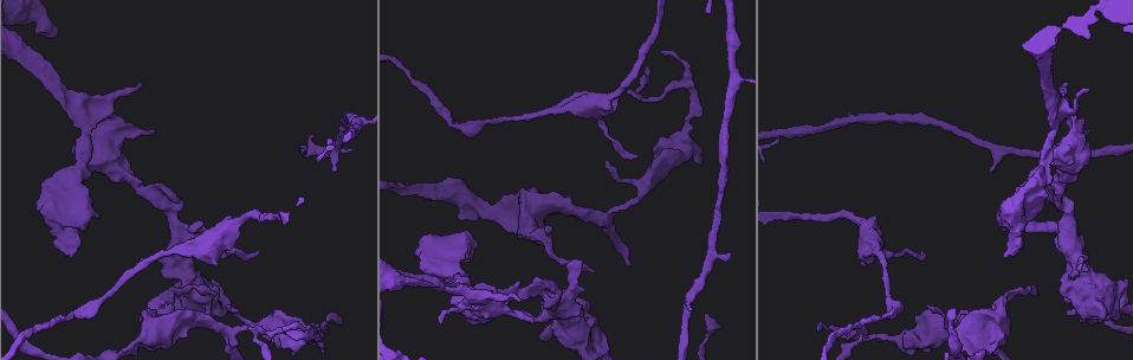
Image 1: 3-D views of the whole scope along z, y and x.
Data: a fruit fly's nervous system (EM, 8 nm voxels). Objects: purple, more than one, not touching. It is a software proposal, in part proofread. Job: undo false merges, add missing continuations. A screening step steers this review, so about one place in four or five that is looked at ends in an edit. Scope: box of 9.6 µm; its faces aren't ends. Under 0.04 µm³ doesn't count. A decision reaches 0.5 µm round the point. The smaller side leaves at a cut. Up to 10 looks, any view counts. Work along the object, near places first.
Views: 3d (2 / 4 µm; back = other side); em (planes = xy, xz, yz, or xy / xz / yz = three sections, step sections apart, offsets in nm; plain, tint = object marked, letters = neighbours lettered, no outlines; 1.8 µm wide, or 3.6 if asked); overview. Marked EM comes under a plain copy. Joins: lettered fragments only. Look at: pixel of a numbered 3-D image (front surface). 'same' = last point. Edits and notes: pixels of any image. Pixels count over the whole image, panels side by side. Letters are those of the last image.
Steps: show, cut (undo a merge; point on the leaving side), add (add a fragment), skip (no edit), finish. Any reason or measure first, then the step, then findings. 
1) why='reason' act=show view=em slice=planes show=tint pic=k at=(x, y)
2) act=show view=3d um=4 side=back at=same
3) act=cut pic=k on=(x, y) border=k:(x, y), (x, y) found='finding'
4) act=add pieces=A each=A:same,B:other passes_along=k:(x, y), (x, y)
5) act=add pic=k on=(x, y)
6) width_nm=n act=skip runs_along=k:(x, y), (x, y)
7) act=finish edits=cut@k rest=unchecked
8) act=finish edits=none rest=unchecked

why='calibre changes' act=show view=3d um=4 side=back pic=1 at=(998, 306)

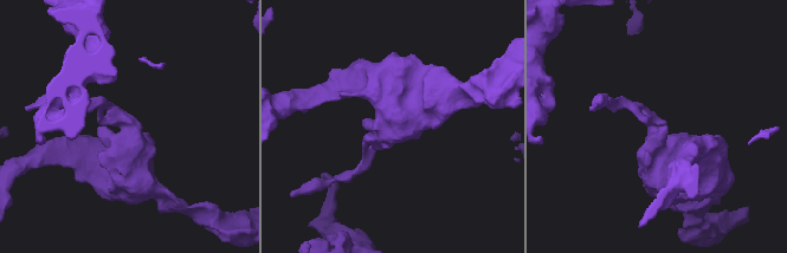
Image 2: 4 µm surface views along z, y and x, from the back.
why='shape alone is not enough' act=show view=em slice=planes show=tint pic=2 at=(655, 126)

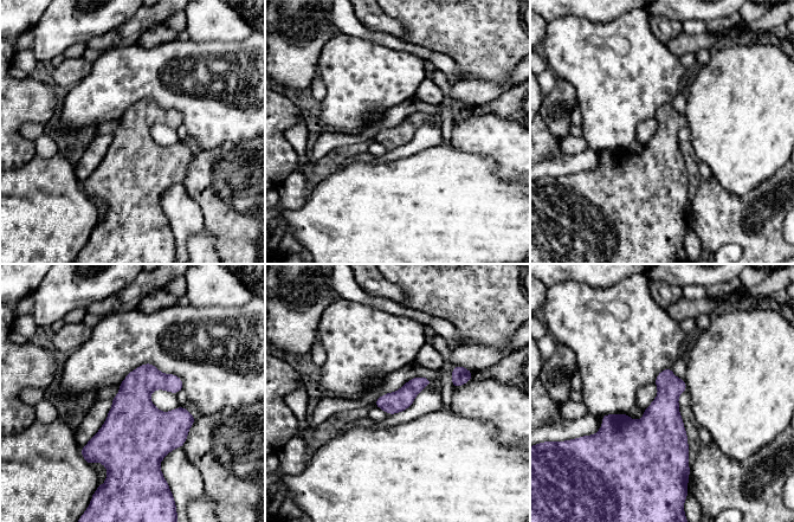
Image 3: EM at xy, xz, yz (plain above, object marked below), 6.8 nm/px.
why='see the neighbours' act=show view=em slice=planes show=letters at=same

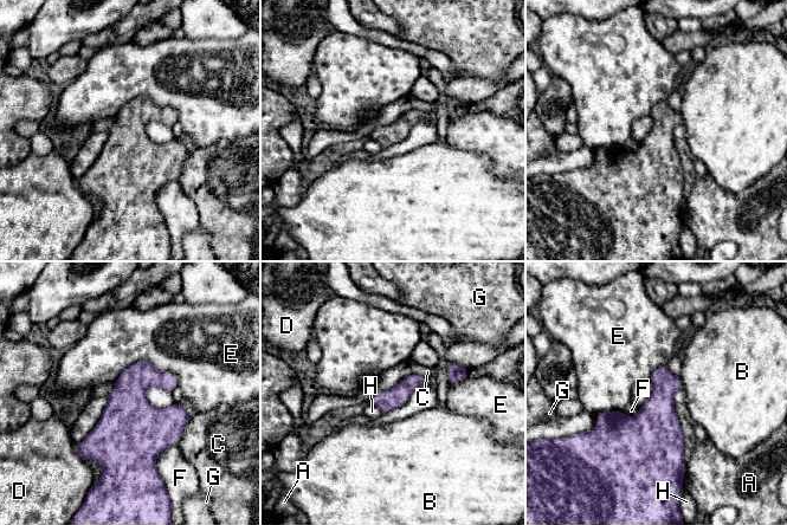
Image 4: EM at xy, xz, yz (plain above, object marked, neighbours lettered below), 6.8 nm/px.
act=skip each=A:other,B:other,C:other,D:other,E:other,F:other,G:other,H:other found='one cell here'

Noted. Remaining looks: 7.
why='an open end' act=show view=em slice=planes show=letters pic=1 at=(259, 252)

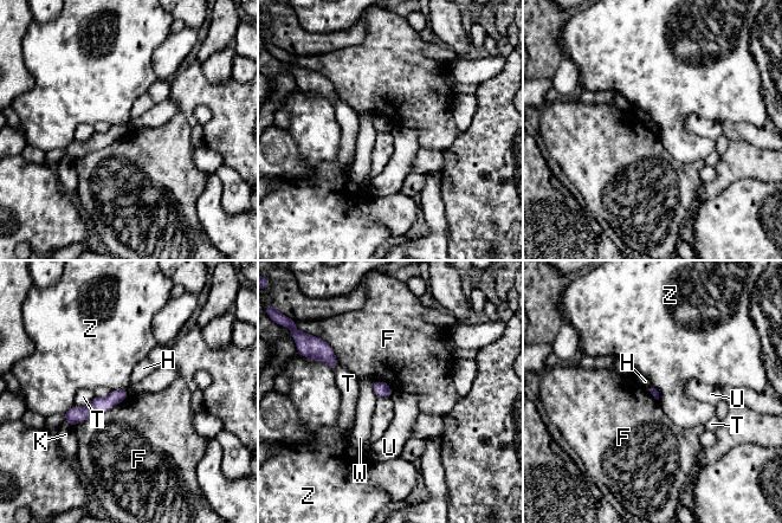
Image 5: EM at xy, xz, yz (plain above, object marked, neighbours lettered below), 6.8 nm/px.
act=skip each=F:other,H:other,K:other,T:other,U:other,W:other,Z:other runs_along=5:(124, 393), (85, 413), (68, 418) found='no lettered fragment goes on from it'

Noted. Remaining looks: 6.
act=show view=em slice=planes show=letters pic=1 at=(866, 264)

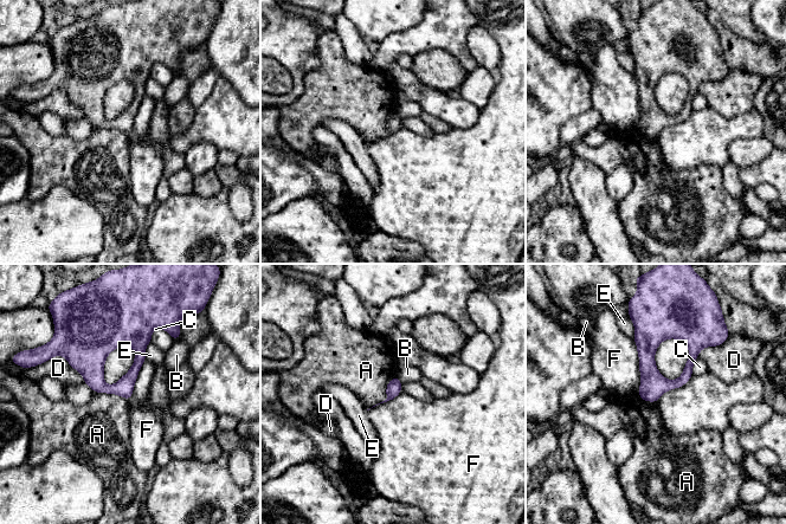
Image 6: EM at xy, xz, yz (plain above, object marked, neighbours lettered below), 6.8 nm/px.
longest_contact=F:380nm act=skip each=A:other,B:other,C:other,D:other,E:other,F:other runs_along=6:(652, 325), (648, 337), (650, 399) found='none of them fits'

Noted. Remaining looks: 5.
why='sharp bend' act=show view=em slice=planes show=letters pic=1 at=(850, 334)

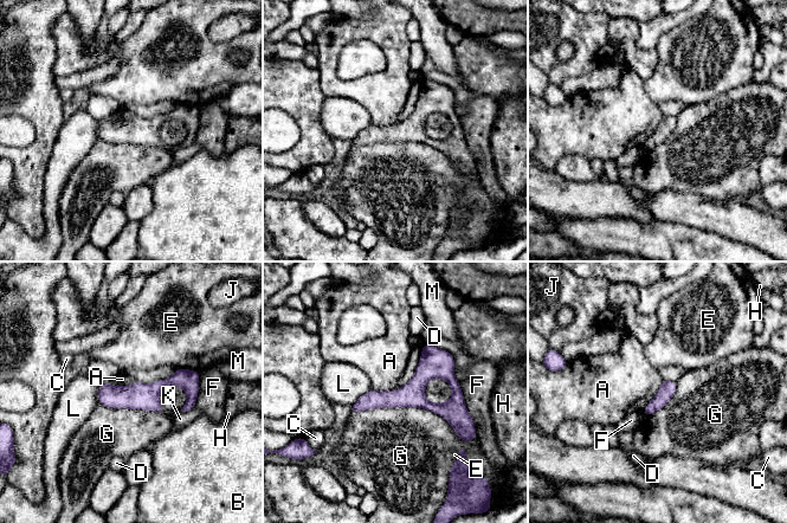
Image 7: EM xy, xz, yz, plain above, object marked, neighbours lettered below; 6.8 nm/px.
width_nm=110 act=skip each=A:other,B:other,C:other,D:other,E:other,F:other,G:other,H:other,J:other,K:other,L:other,M:other found='one cell here'

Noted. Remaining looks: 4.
act=finish edits=none rest=unchecked

